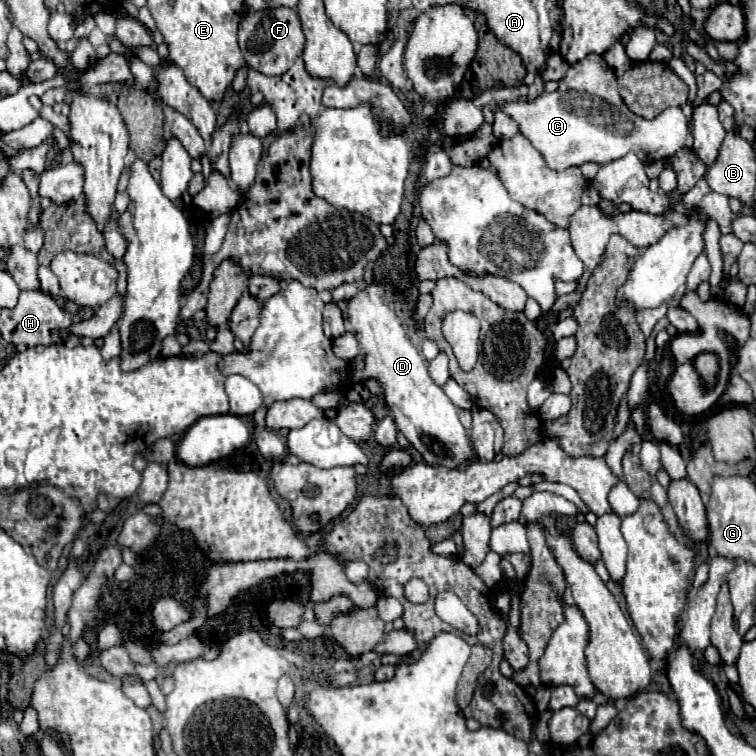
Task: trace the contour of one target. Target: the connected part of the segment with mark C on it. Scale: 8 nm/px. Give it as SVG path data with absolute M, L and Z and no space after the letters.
M586 56L574 64L564 80L560 80L560 88L556 92L544 92L532 102L506 102L496 106L494 112L504 112L516 120L520 132L544 156L552 170L566 170L586 162L608 164L628 152L636 152L636 156L648 164L674 156L686 146L688 136L686 118L680 108L666 108L654 120L644 120L642 116L632 114L618 94L612 68L608 68L600 56Z

